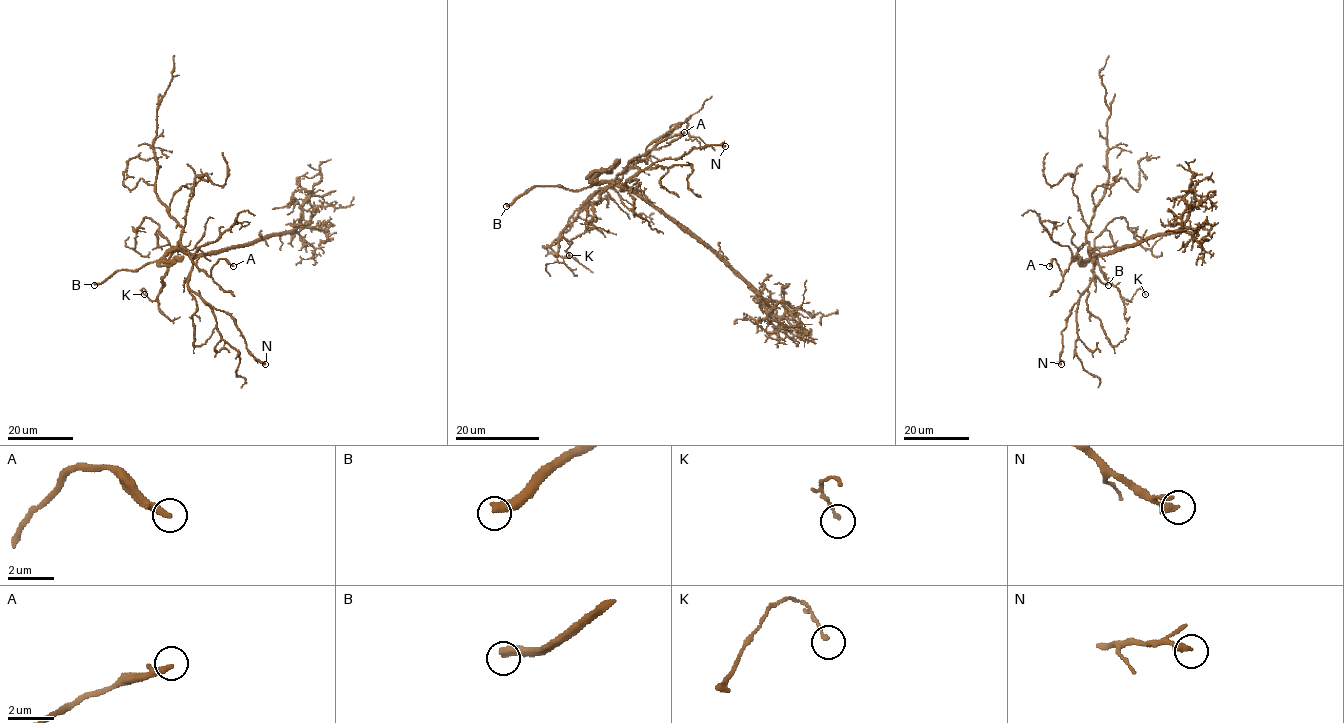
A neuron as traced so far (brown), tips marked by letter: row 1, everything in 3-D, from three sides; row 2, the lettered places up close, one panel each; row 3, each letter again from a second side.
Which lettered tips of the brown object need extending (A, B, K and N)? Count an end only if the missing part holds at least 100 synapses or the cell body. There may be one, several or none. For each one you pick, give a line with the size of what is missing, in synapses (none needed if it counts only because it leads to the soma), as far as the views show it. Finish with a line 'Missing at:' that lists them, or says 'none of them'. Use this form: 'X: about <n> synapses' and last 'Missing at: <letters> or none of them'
Missing at: B

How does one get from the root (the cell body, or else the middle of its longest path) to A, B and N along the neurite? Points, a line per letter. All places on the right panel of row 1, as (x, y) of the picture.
A: (1095, 253), (1086, 243), (1062, 276), (1054, 259), (1049, 266)
B: (1095, 253), (1089, 250), (1095, 262), (1092, 271), (1108, 285)
N: (1095, 253), (1093, 279), (1072, 306), (1062, 331), (1061, 364)

